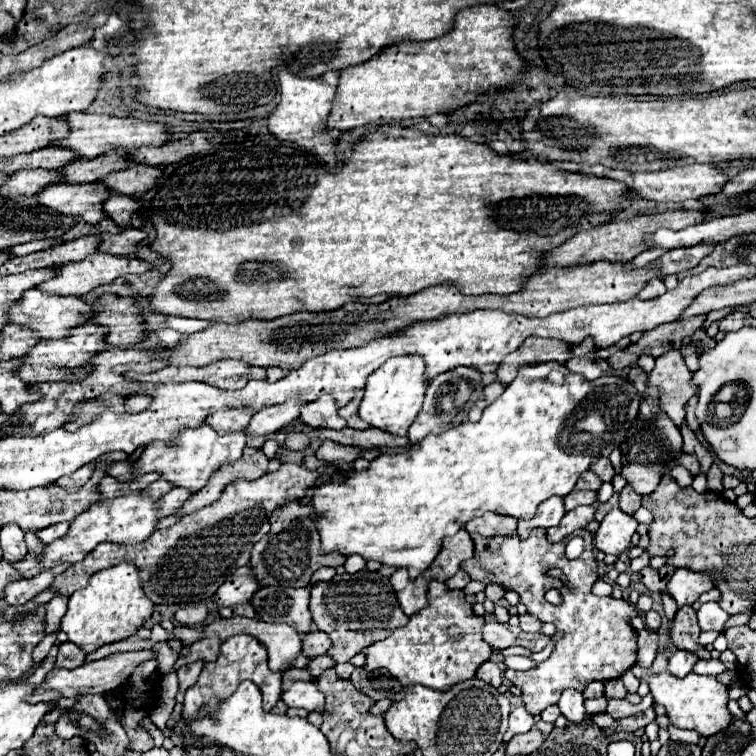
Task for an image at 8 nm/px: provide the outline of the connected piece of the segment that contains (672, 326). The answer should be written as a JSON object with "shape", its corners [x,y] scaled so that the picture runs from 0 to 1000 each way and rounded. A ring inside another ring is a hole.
{"shape":[[[915,418],[910,423],[894,423],[876,429],[865,437],[857,437],[849,442],[849,447],[841,455],[831,458],[831,466],[839,466],[844,471],[876,471],[884,463],[899,463],[899,450],[907,444],[915,444],[931,426],[934,418]]]}

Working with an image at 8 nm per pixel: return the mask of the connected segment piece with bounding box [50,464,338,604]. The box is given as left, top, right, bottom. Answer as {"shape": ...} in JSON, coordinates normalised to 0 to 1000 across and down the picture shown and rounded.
{"shape":[[[373,614],[365,624],[349,627],[341,635],[315,635],[302,640],[302,646],[296,646],[291,661],[286,661],[286,667],[278,667],[257,680],[243,683],[241,688],[235,688],[230,696],[217,698],[217,701],[206,701],[196,714],[180,720],[180,722],[156,722],[156,720],[132,720],[124,725],[122,733],[116,733],[108,743],[101,743],[95,749],[90,749],[82,759],[77,759],[71,765],[71,770],[66,772],[66,780],[74,788],[95,788],[101,780],[111,778],[119,767],[122,759],[127,759],[130,754],[153,749],[159,743],[172,743],[185,754],[185,772],[190,778],[190,786],[204,796],[204,799],[262,799],[267,794],[275,794],[286,786],[288,775],[296,772],[296,767],[315,751],[325,749],[331,743],[331,728],[333,722],[357,704],[357,680],[370,672],[376,664],[384,661],[394,661],[402,656],[402,648],[407,648],[418,632],[423,627],[439,627],[447,624],[442,616],[429,616],[418,624],[402,624],[402,616],[394,614]]]}

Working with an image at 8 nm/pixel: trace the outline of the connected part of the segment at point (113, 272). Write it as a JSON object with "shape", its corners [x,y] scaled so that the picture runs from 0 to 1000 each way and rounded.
{"shape":[[[124,333],[119,336],[114,344],[108,347],[95,347],[95,349],[85,349],[77,352],[77,365],[53,376],[50,381],[56,386],[71,386],[71,389],[101,389],[101,392],[111,392],[116,386],[122,386],[127,378],[135,376],[146,376],[148,370],[164,365],[164,362],[190,362],[196,357],[201,357],[201,349],[180,341],[180,339],[151,339],[151,336],[138,336],[138,333]]]}

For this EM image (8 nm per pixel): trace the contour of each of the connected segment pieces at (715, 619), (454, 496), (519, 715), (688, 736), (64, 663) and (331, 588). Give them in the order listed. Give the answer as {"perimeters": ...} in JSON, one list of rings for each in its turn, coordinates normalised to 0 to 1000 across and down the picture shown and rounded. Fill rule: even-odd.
{"perimeters":[[[[937,796],[937,799],[929,799],[926,807],[923,807],[923,825],[929,833],[958,833],[958,825],[960,820],[966,817],[963,810],[958,810],[950,796]]],[[[735,479],[690,484],[667,521],[640,542],[632,561],[614,558],[582,577],[566,577],[558,587],[529,601],[505,601],[489,611],[487,622],[466,624],[452,638],[421,643],[410,669],[423,706],[423,733],[447,730],[458,738],[474,733],[481,741],[500,741],[505,749],[537,751],[540,762],[548,767],[571,746],[585,725],[587,709],[601,709],[619,688],[640,677],[696,688],[709,683],[714,664],[728,656],[754,653],[783,608],[807,603],[828,579],[831,566],[844,550],[844,537],[847,524],[839,508],[815,495],[775,503],[770,495],[759,495],[746,481]],[[783,548],[794,548],[802,566],[796,577],[780,574],[780,585],[765,585],[762,561]]],[[[683,934],[677,942],[675,942],[675,963],[672,968],[667,971],[667,981],[672,981],[677,974],[683,971],[690,971],[690,968],[698,968],[706,958],[706,950],[704,944],[698,944],[698,939],[693,934]]],[[[884,960],[884,968],[886,968],[886,976],[892,979],[892,981],[910,981],[910,984],[923,984],[923,979],[926,979],[926,974],[921,974],[921,968],[915,968],[915,966],[899,966],[899,963],[894,963],[894,960]]],[[[85,849],[77,857],[77,870],[74,870],[74,881],[77,884],[103,884],[111,878],[111,860],[106,860],[101,852],[95,849]]],[[[487,754],[442,762],[437,770],[415,772],[410,780],[410,810],[421,833],[437,841],[439,857],[434,865],[439,865],[444,876],[463,873],[484,854],[513,844],[524,831],[540,825],[540,815],[532,810],[516,767]]]]}

